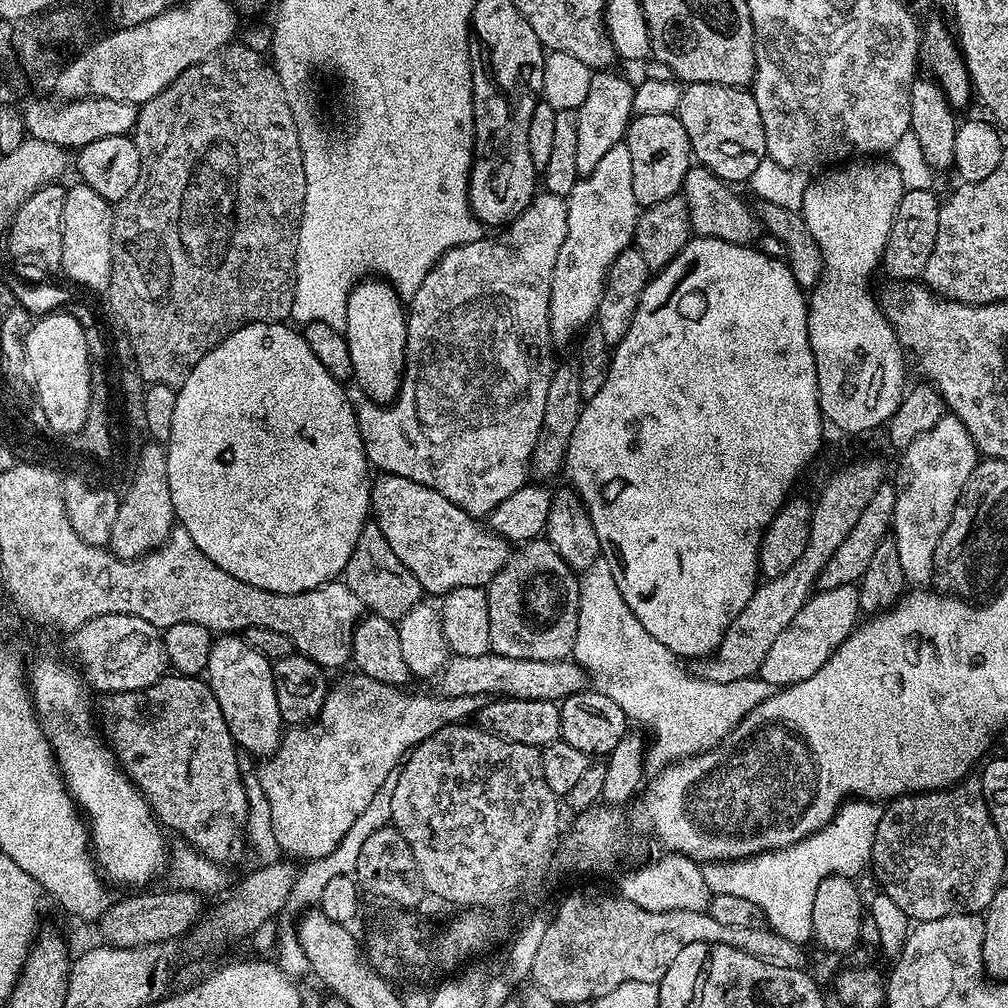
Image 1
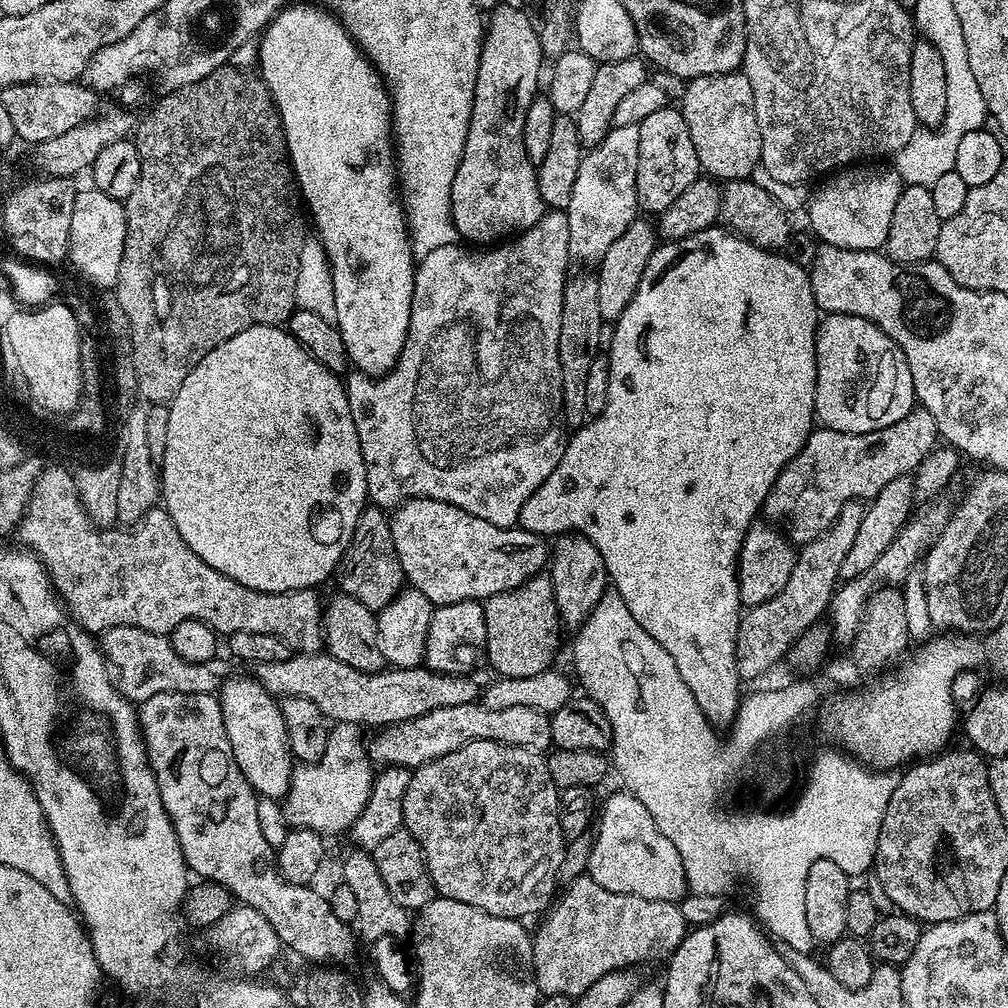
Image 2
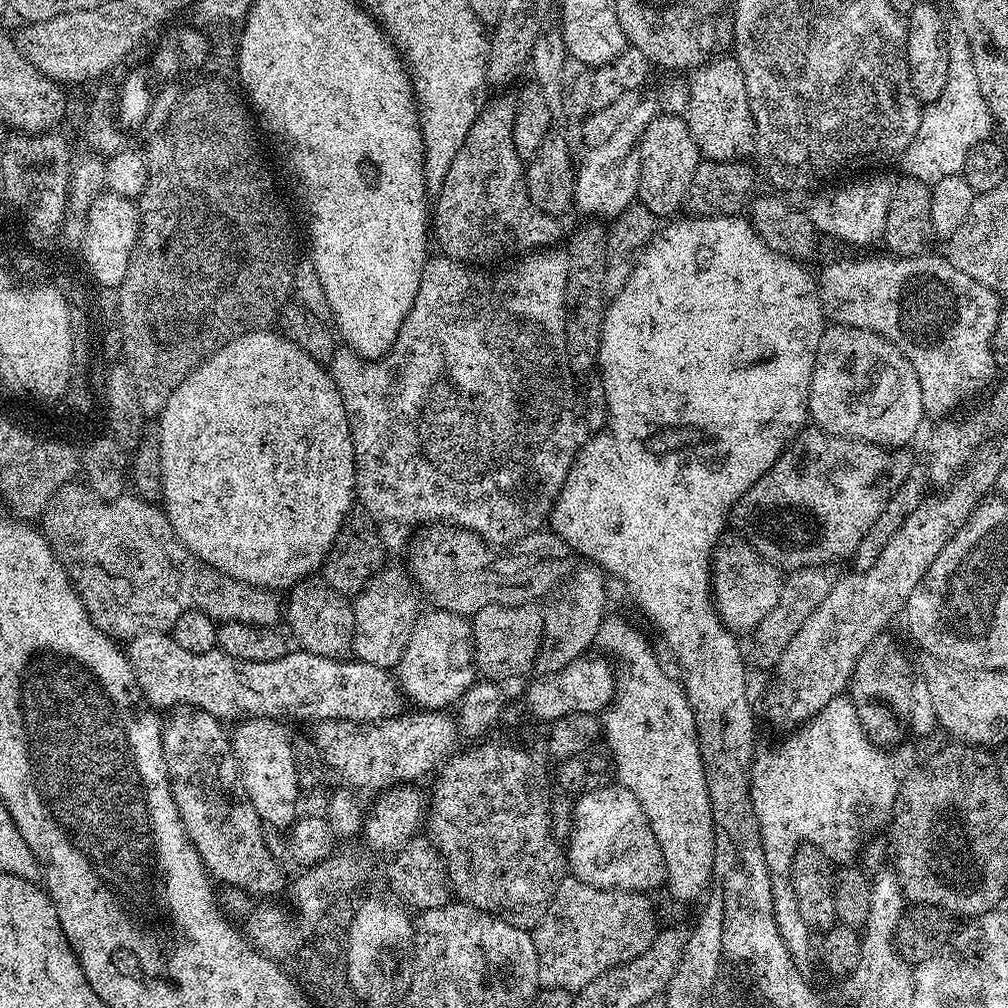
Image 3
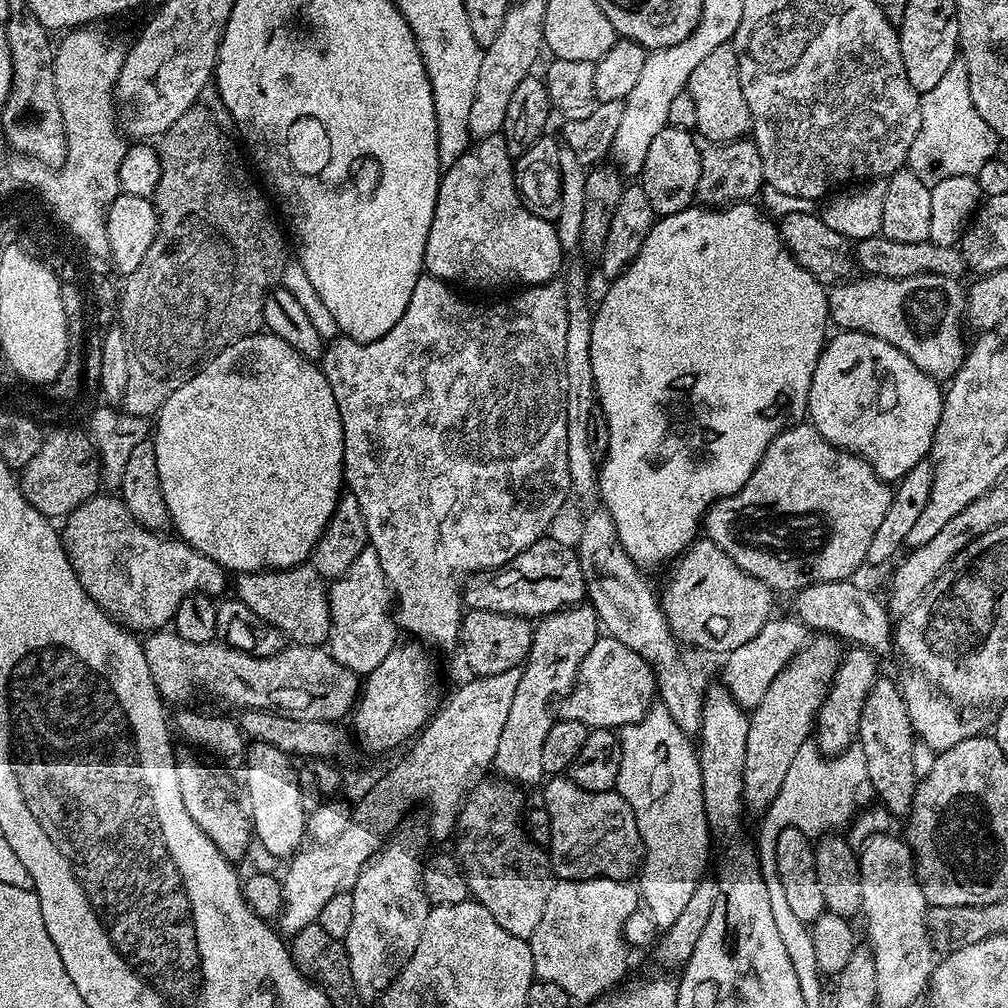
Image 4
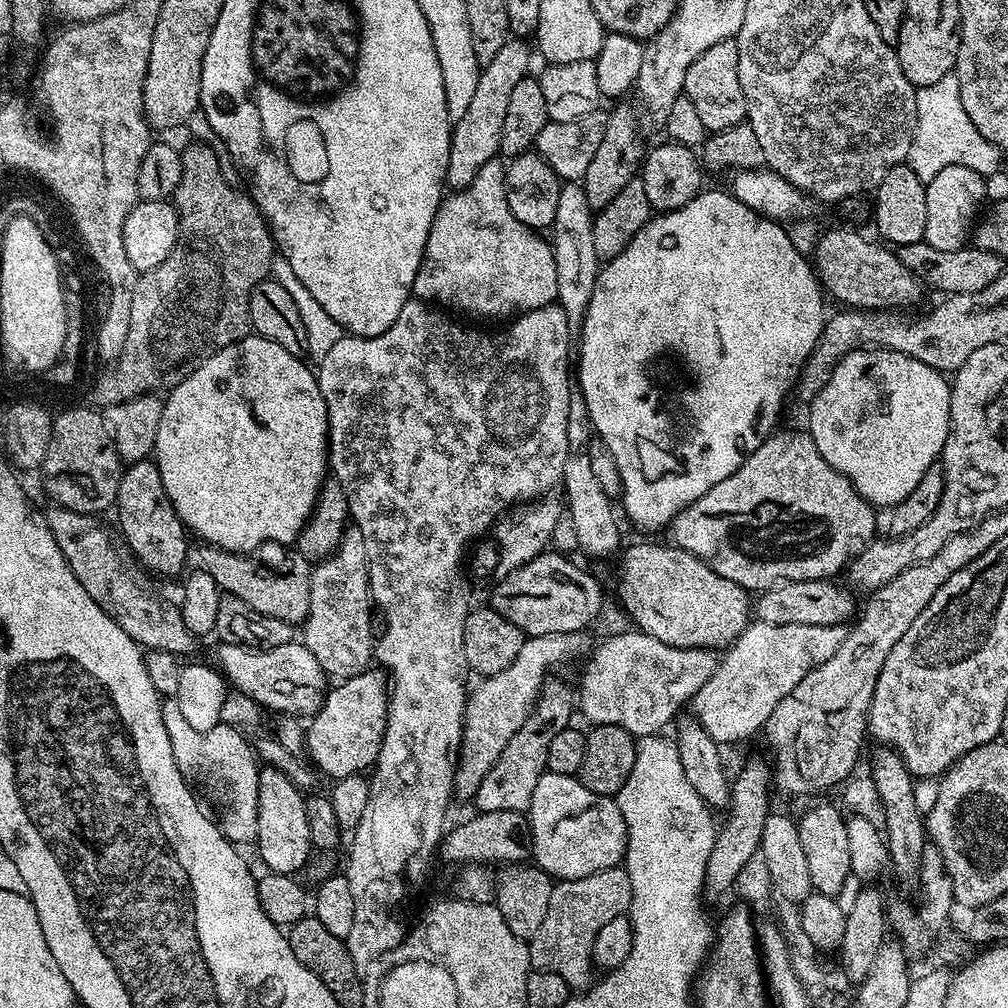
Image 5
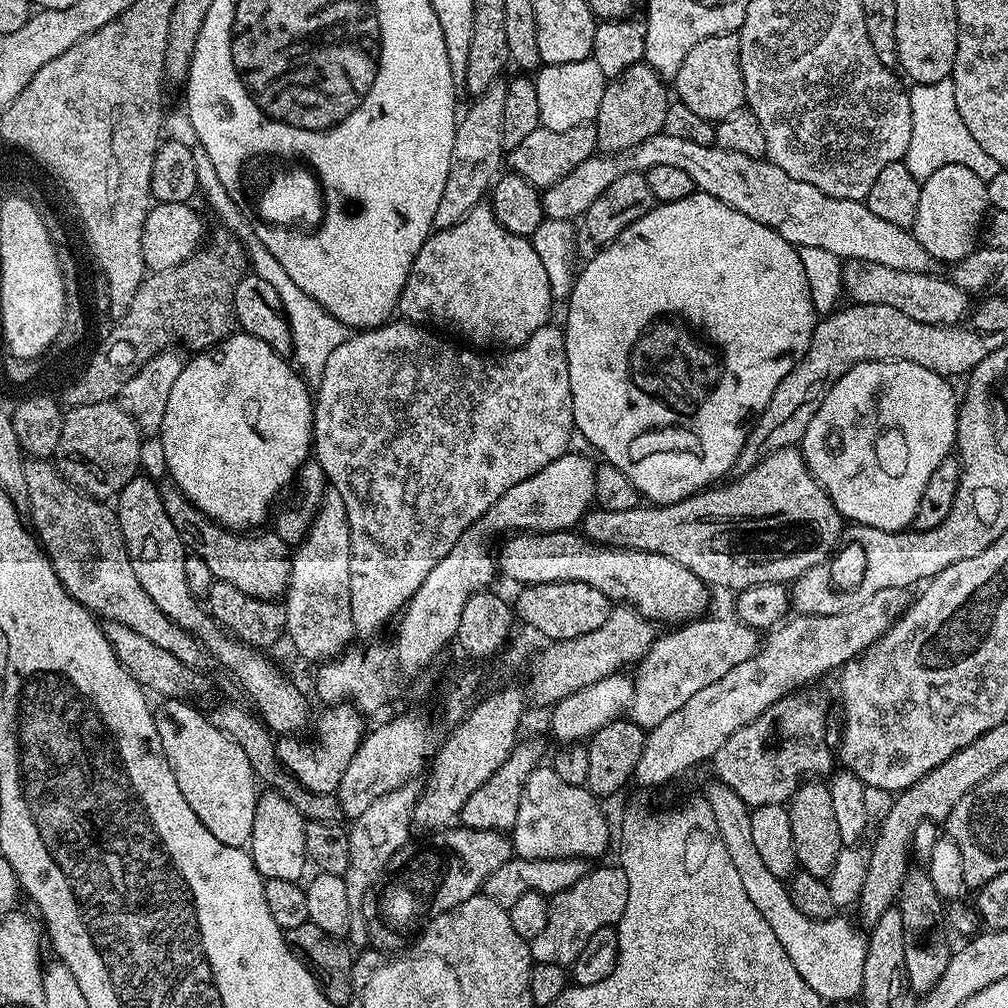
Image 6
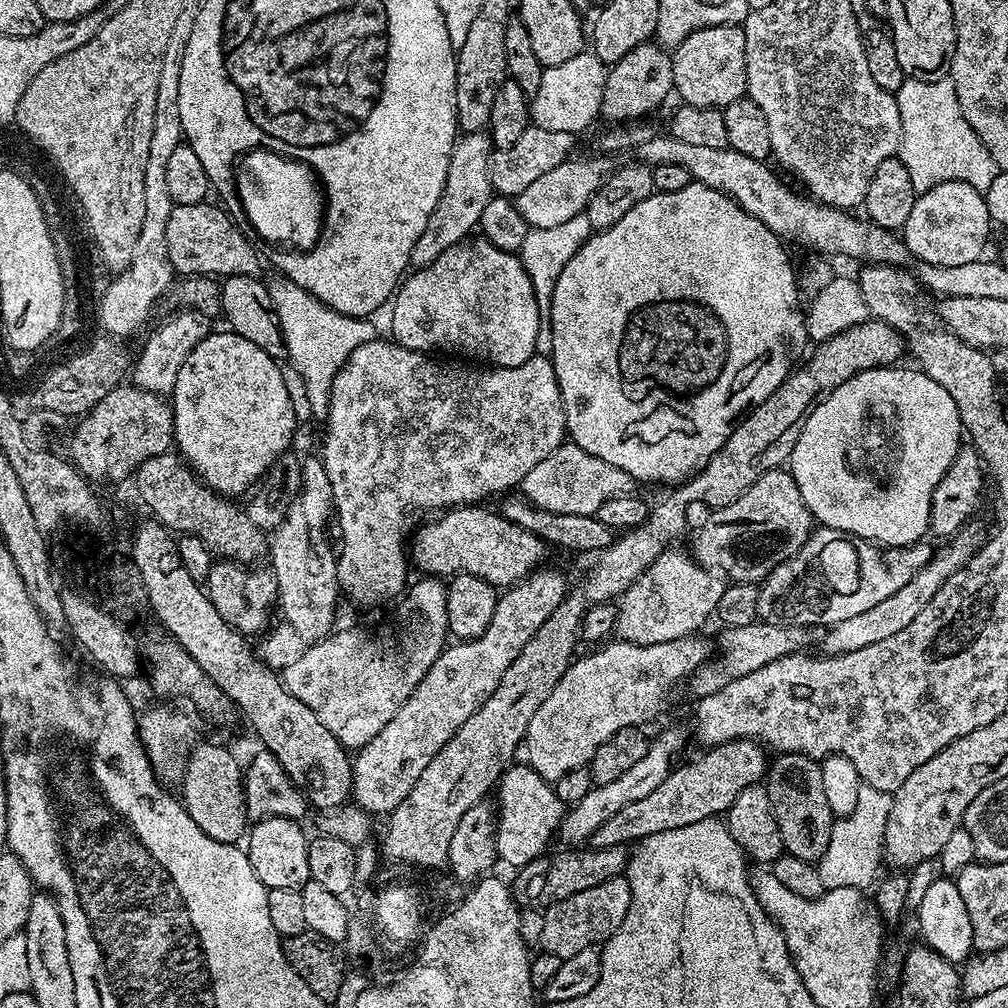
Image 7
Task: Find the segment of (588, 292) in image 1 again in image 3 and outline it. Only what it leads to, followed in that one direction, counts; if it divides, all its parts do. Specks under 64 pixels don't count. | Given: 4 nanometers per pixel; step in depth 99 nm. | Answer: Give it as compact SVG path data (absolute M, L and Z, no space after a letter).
M641 98L638 106L630 110L630 115L618 126L618 131L602 142L602 146L589 148L583 154L584 161L580 160L576 169L576 189L574 190L574 208L584 218L614 218L626 210L626 206L637 203L640 194L640 139L644 128L650 126L650 122L658 114L658 104L655 99Z

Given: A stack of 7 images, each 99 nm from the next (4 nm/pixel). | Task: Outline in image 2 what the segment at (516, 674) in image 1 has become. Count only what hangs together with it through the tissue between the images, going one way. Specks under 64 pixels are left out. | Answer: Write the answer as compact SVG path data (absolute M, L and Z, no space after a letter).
M293 654L286 662L259 665L254 676L271 696L308 698L329 721L357 726L369 724L372 730L416 719L440 707L462 706L475 701L482 692L481 685L476 685L468 674L433 672L425 666L363 672L346 666L346 662L338 662L331 654Z

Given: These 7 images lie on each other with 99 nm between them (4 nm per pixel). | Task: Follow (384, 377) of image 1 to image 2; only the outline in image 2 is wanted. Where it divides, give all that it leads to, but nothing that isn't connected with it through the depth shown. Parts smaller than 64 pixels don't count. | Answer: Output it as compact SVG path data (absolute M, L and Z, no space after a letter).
M293 4L280 9L276 16L269 21L259 37L260 69L258 75L268 87L276 111L280 113L280 125L284 131L284 144L288 147L288 163L292 165L292 175L296 181L299 195L310 213L310 220L316 223L318 242L328 255L328 267L332 270L334 282L334 310L336 311L335 325L340 329L342 342L346 342L346 354L349 365L355 371L364 372L373 378L385 376L391 372L402 354L402 346L406 342L406 334L410 326L410 306L414 298L414 278L416 277L417 261L412 255L412 241L408 239L408 222L404 219L404 205L398 191L396 174L396 157L394 155L394 137L392 134L392 98L387 87L380 78L380 73L368 57L352 40L352 35L340 25L340 19L333 16L327 8L312 4Z

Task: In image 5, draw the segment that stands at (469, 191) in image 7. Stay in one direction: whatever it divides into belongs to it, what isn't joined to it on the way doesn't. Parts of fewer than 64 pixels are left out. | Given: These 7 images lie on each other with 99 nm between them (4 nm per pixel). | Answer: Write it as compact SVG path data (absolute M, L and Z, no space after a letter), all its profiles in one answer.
M509 38L498 50L491 62L483 65L478 78L478 86L474 90L474 99L466 109L466 114L452 125L452 145L450 146L450 162L448 163L449 189L455 190L470 186L474 182L474 174L486 166L486 162L497 159L502 142L502 125L506 122L506 110L510 107L510 94L522 78L529 75L532 64L533 49L527 48L520 38Z

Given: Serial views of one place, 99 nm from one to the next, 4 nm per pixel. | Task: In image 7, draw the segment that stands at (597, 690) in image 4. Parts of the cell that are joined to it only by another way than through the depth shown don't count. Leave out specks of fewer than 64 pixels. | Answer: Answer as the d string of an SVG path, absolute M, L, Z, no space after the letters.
M754 622L750 626L737 628L725 627L720 636L720 648L724 651L724 660L713 659L705 662L694 674L697 697L714 694L714 690L722 690L734 678L742 678L770 662L783 656L800 654L811 640L823 641L825 629L815 624L778 624L775 622Z

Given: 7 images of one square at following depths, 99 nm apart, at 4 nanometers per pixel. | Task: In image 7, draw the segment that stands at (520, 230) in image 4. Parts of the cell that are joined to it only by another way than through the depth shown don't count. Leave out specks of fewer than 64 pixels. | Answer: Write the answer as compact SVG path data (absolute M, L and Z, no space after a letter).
M483 238L461 240L459 244L450 246L450 250L442 250L442 254L434 258L434 262L405 275L394 293L391 308L391 339L415 352L440 354L443 353L443 348L449 348L450 351L457 352L452 353L457 357L493 368L522 366L522 362L537 355L540 315L530 274L526 274L517 253L502 250Z

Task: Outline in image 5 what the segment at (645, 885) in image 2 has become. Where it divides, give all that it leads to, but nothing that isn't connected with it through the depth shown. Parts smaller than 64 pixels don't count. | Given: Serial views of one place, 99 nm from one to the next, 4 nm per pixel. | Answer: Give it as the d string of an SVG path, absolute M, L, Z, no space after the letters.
M545 770L534 786L534 798L526 813L528 824L532 827L532 855L535 867L547 872L557 881L577 880L590 874L598 874L607 868L615 868L623 861L628 845L626 822L622 810L611 796L599 796L586 790L579 778L566 774L554 774Z

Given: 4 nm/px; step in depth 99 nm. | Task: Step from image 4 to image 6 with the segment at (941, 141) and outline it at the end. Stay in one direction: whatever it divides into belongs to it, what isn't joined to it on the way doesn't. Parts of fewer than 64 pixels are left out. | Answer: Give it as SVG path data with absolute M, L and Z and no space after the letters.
M951 79L939 80L933 84L912 84L907 89L910 98L910 146L904 155L904 165L914 174L914 178L923 182L930 178L942 166L966 166L978 178L988 181L1001 170L998 162L974 142L970 130L962 122L962 114L958 114L958 102L954 102L954 86Z

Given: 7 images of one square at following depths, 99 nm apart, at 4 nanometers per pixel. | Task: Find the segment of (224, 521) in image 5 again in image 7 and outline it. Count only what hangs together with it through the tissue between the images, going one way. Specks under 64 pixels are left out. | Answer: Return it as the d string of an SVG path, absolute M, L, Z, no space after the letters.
M231 330L224 332L213 331L205 340L198 342L190 354L186 354L186 362L182 362L182 370L178 370L178 382L172 387L170 393L170 403L172 405L172 421L174 422L174 444L179 455L192 467L192 471L216 492L229 498L240 498L249 491L259 481L260 477L289 451L292 435L296 432L296 408L292 405L292 396L288 393L288 384L284 381L284 376L280 373L281 365L266 350L254 346L254 342L246 342L238 333Z

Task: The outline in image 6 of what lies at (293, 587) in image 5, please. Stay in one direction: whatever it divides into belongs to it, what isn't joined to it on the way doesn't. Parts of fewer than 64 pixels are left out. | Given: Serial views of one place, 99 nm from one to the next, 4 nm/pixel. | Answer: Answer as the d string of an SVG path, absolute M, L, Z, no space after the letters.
M165 484L160 488L162 506L166 506L166 514L170 514L170 522L174 522L178 538L182 538L185 549L191 555L206 562L213 580L230 582L230 586L242 590L242 594L250 594L250 598L259 600L279 601L287 593L292 562L289 545L284 544L282 538L278 538L271 530L249 534L244 530L224 528L210 517L204 516L202 510L193 506L175 484Z

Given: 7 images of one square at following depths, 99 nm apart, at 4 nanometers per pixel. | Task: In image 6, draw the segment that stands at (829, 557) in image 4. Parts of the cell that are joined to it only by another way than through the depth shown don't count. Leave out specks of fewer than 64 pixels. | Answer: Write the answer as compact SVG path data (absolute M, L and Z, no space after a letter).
M799 447L778 450L758 462L758 466L749 472L739 473L735 478L737 480L729 479L719 486L709 486L695 496L688 496L673 504L637 506L628 510L593 507L584 514L583 535L605 548L629 548L665 555L696 574L713 589L731 590L759 584L787 585L795 582L803 572L825 563L841 543L846 521L832 505L832 499L824 487L812 476Z

